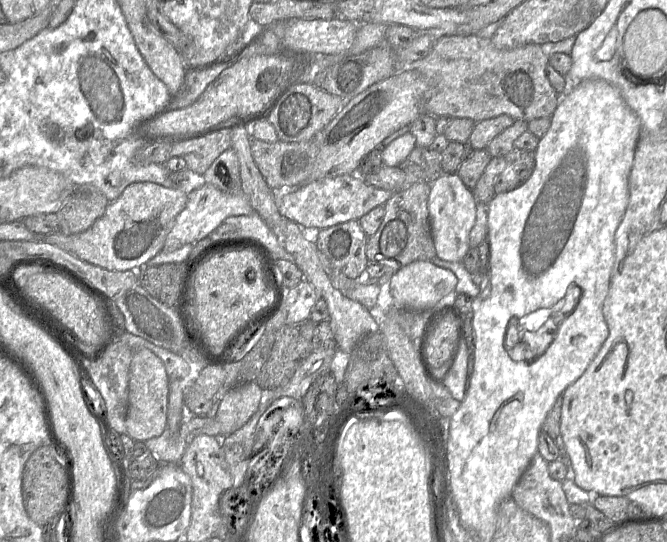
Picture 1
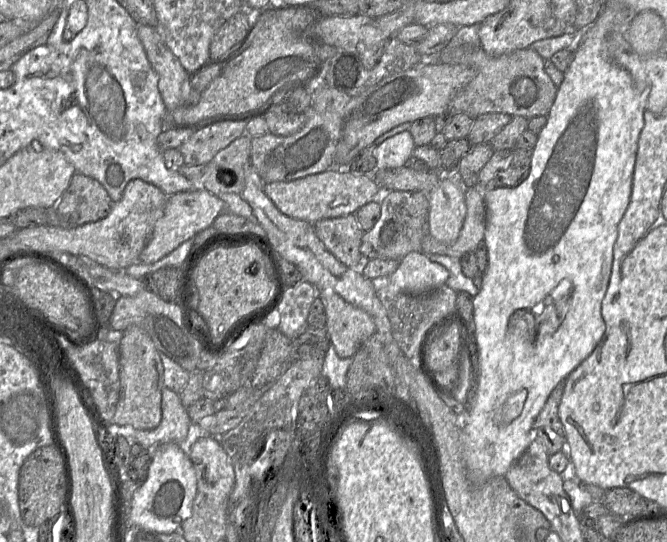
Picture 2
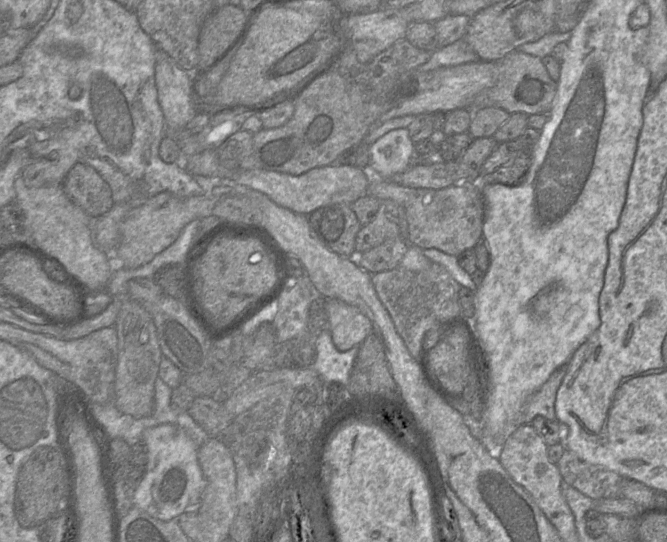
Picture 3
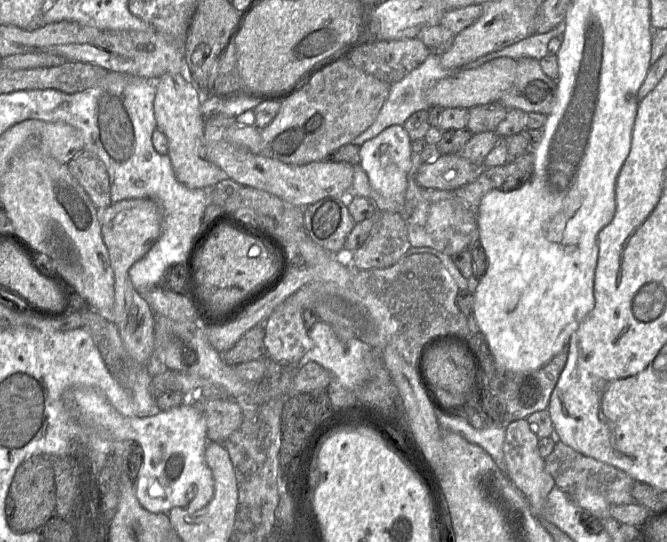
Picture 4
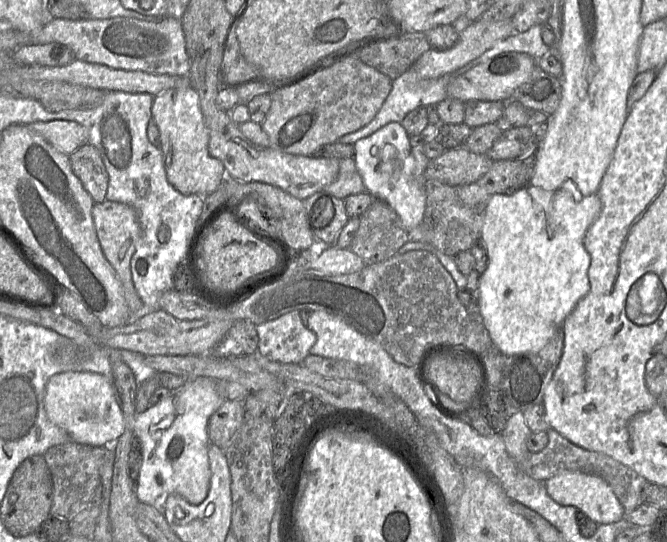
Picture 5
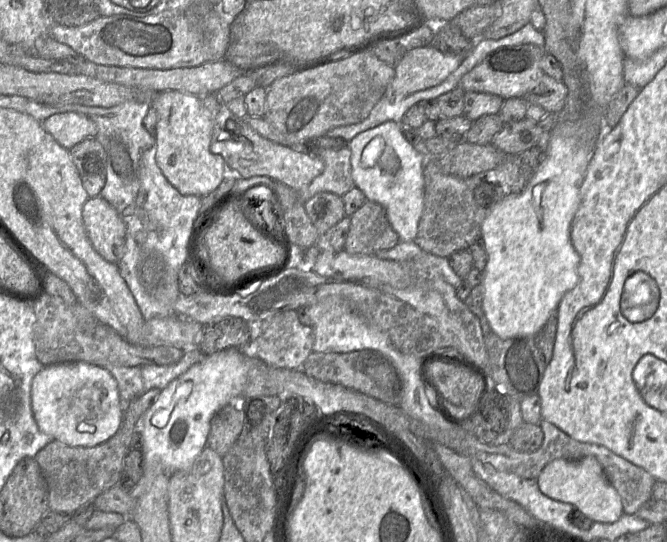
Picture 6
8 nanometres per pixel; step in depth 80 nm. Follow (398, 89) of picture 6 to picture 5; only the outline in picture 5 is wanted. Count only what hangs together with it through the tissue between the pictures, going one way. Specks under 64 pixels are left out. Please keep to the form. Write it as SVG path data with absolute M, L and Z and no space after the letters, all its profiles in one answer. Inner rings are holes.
M503 19L500 21L475 20L460 32L459 41L455 46L448 50L430 48L415 61L412 69L414 69L422 79L435 79L444 75L451 75L470 61L482 55L495 43L513 34L515 34L515 31L511 19Z

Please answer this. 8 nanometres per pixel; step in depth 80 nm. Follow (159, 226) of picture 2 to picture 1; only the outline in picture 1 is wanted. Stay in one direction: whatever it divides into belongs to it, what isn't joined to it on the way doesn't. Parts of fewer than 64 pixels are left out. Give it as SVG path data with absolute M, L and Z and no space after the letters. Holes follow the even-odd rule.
M198 181L188 192L186 206L175 218L161 251L172 252L188 243L194 244L210 235L228 217L251 215L254 212L251 203L242 191L229 194L210 184L201 184Z

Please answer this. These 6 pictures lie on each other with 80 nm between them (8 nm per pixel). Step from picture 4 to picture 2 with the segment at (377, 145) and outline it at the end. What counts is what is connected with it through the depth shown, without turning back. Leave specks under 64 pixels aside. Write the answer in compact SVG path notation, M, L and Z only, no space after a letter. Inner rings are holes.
M409 130L400 132L378 145L373 154L377 161L377 170L393 169L405 166L412 157L415 148Z

